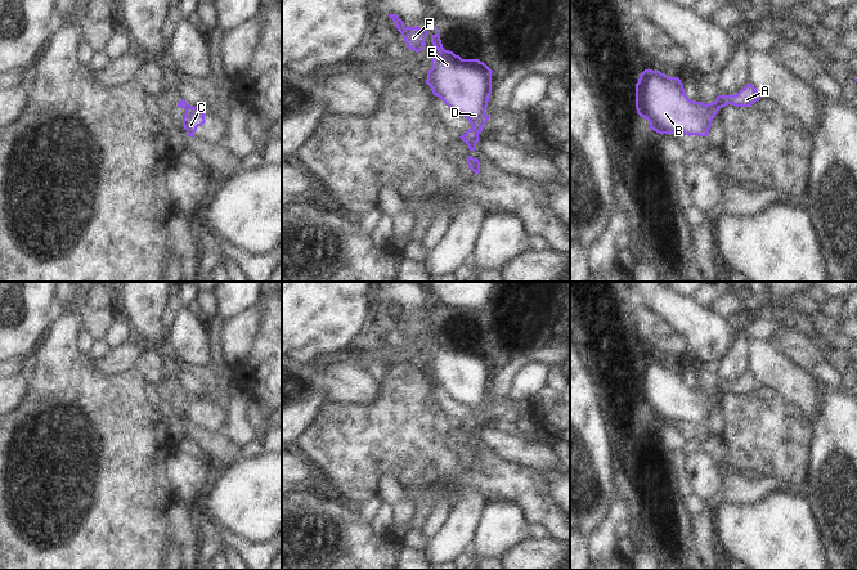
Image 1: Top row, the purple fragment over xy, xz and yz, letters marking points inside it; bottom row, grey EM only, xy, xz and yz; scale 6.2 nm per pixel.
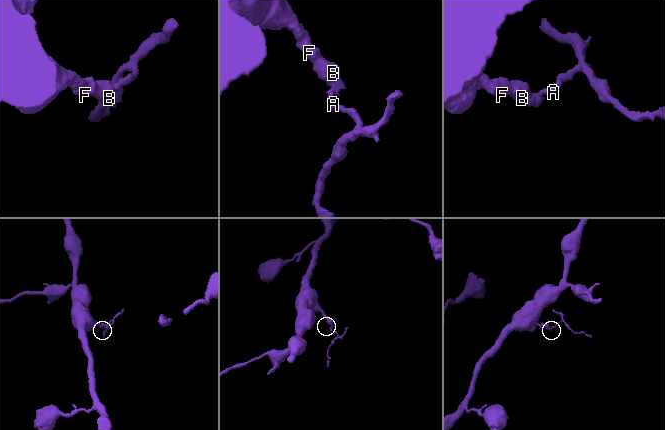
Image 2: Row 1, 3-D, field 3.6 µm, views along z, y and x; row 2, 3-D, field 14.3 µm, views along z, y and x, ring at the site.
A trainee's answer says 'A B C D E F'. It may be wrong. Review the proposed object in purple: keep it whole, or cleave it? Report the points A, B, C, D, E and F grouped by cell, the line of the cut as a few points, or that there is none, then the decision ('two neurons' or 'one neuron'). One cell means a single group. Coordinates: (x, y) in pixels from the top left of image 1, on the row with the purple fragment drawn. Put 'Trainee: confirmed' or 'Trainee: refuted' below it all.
A / B C D E F | yz (707, 104), (717, 112) | two neurons
Trainee: refuted

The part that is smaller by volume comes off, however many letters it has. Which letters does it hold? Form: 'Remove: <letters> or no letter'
Remove: A

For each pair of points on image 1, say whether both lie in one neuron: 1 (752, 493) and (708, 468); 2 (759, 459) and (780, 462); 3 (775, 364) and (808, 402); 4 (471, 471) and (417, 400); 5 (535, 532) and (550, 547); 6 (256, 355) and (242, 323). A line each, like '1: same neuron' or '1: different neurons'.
1: same neuron
2: same neuron
3: same neuron
4: same neuron
5: different neurons
6: different neurons

